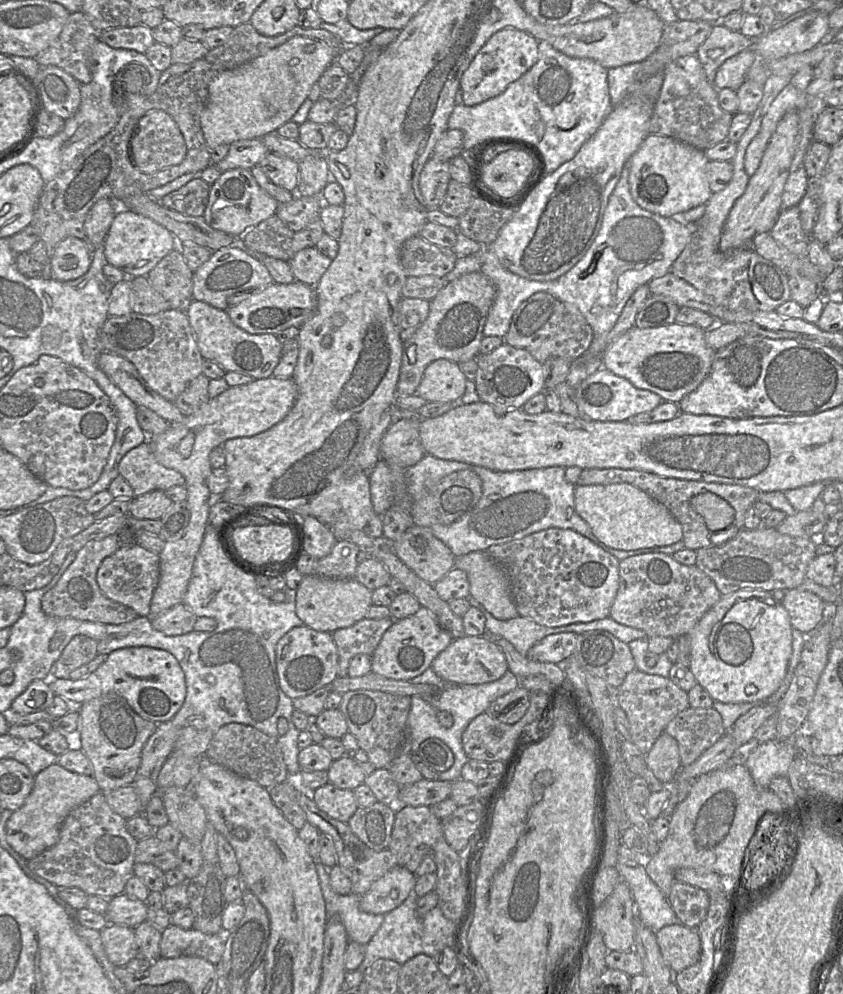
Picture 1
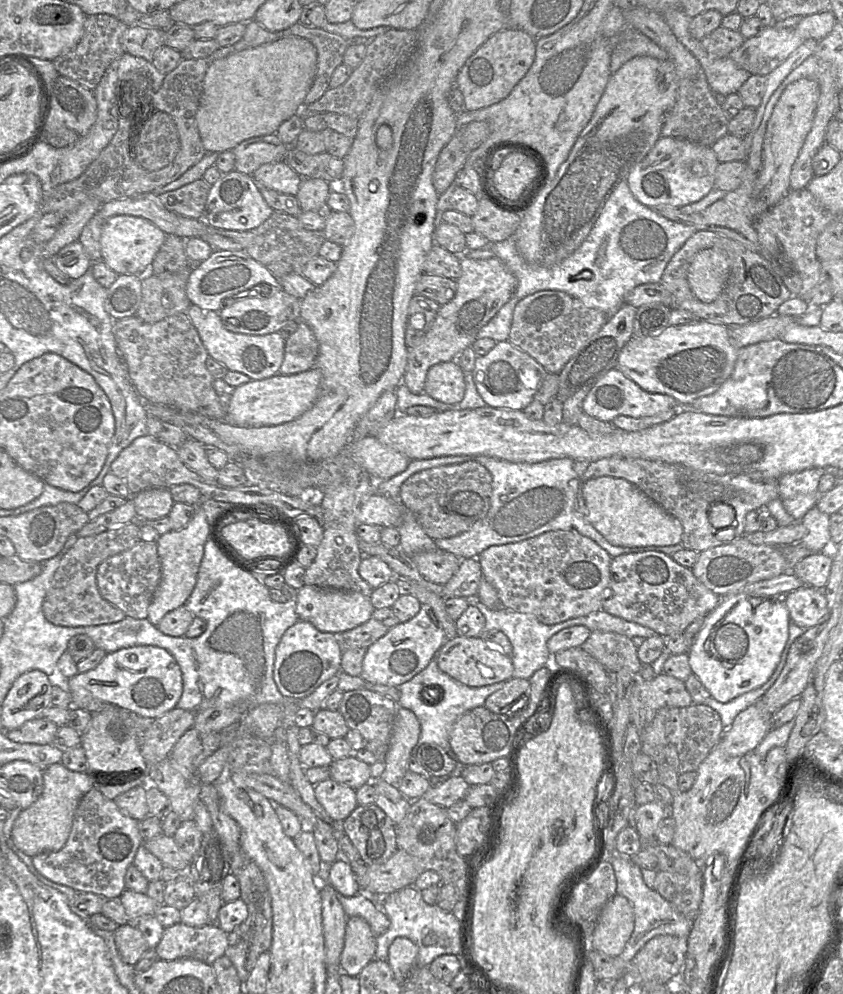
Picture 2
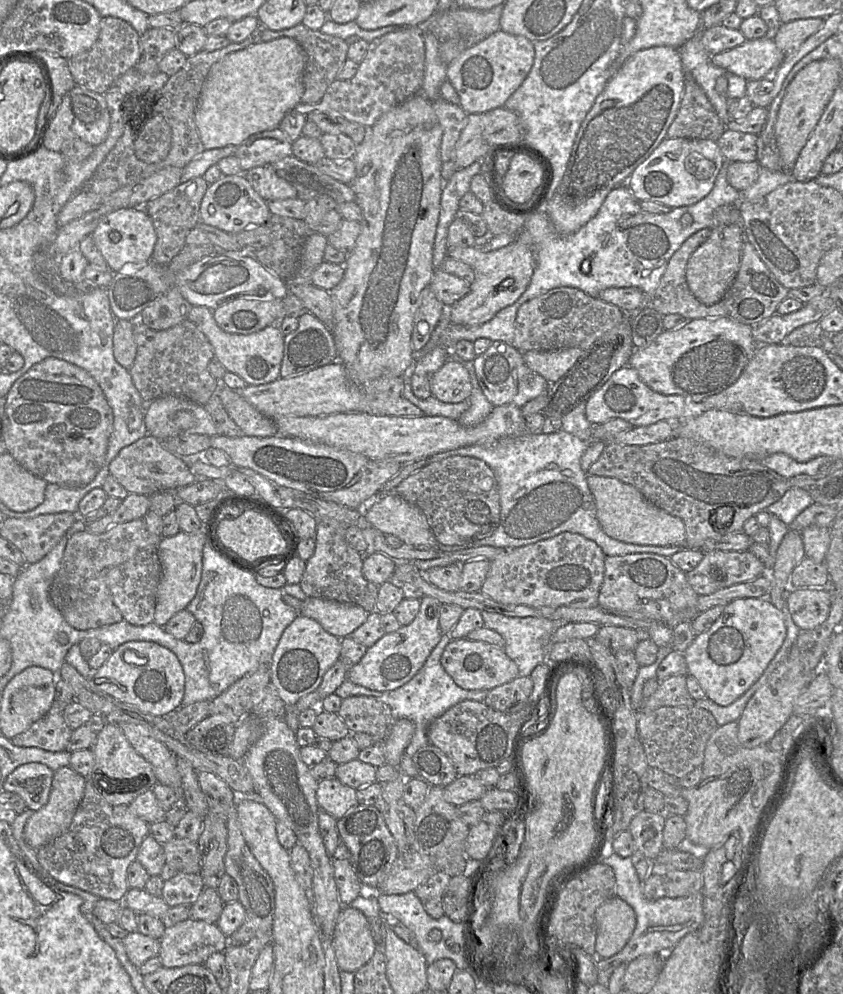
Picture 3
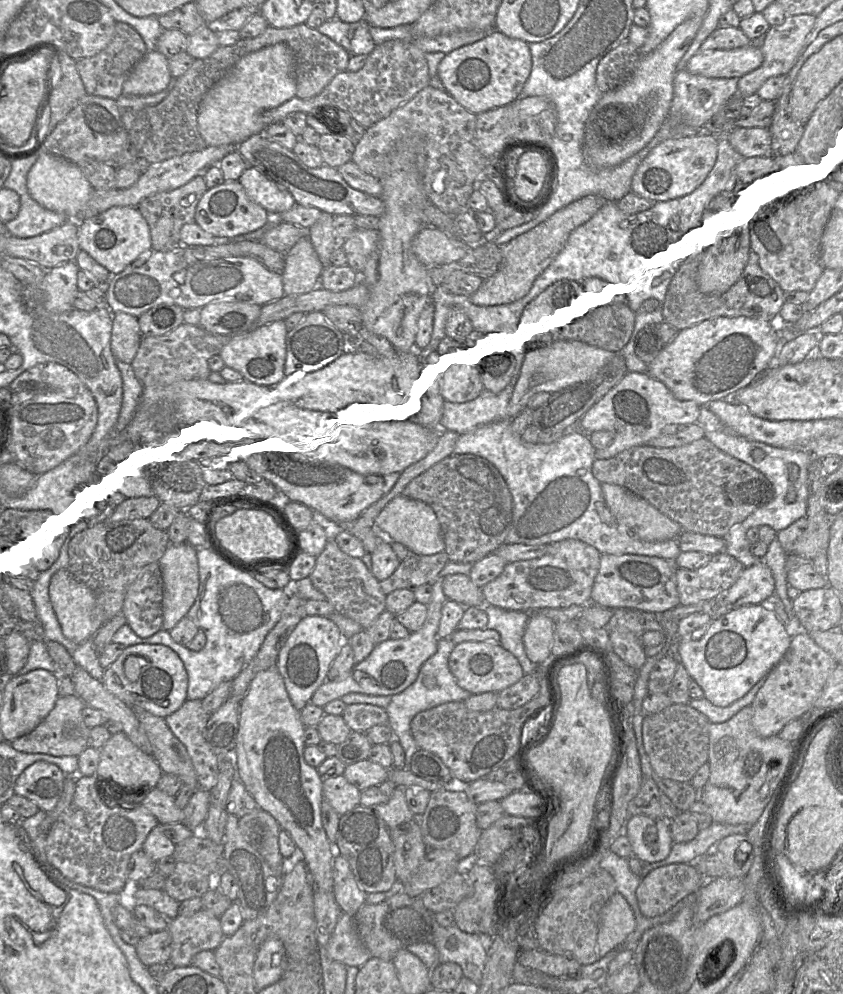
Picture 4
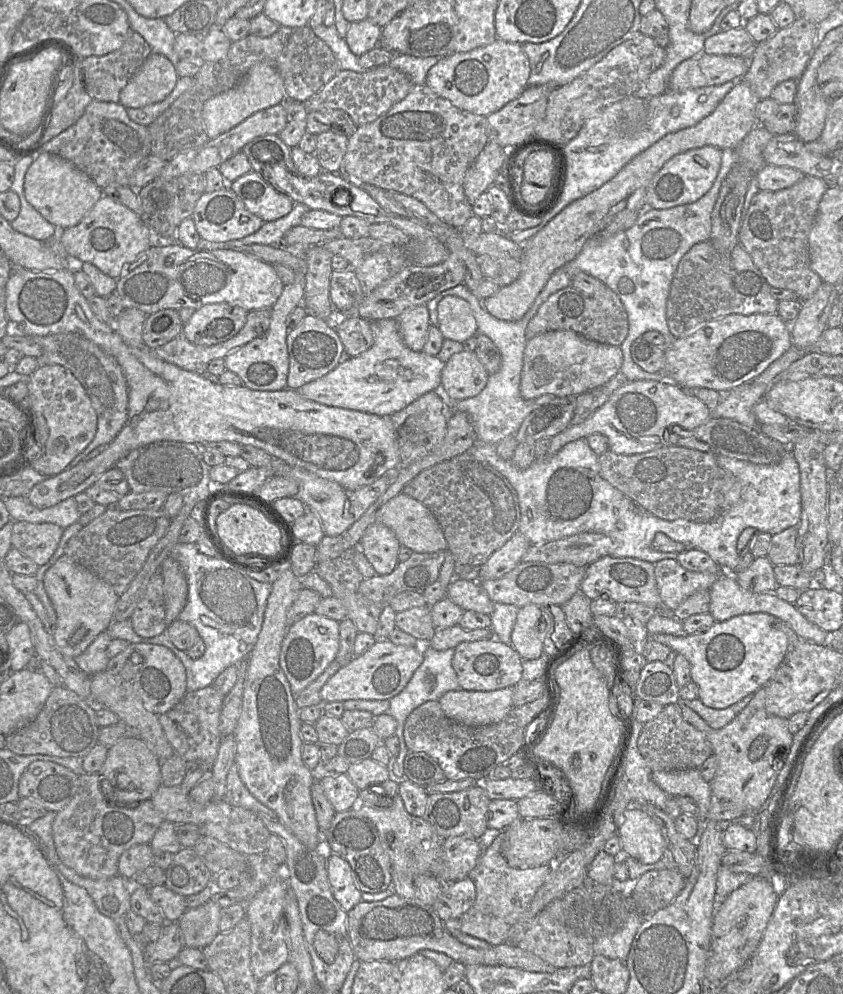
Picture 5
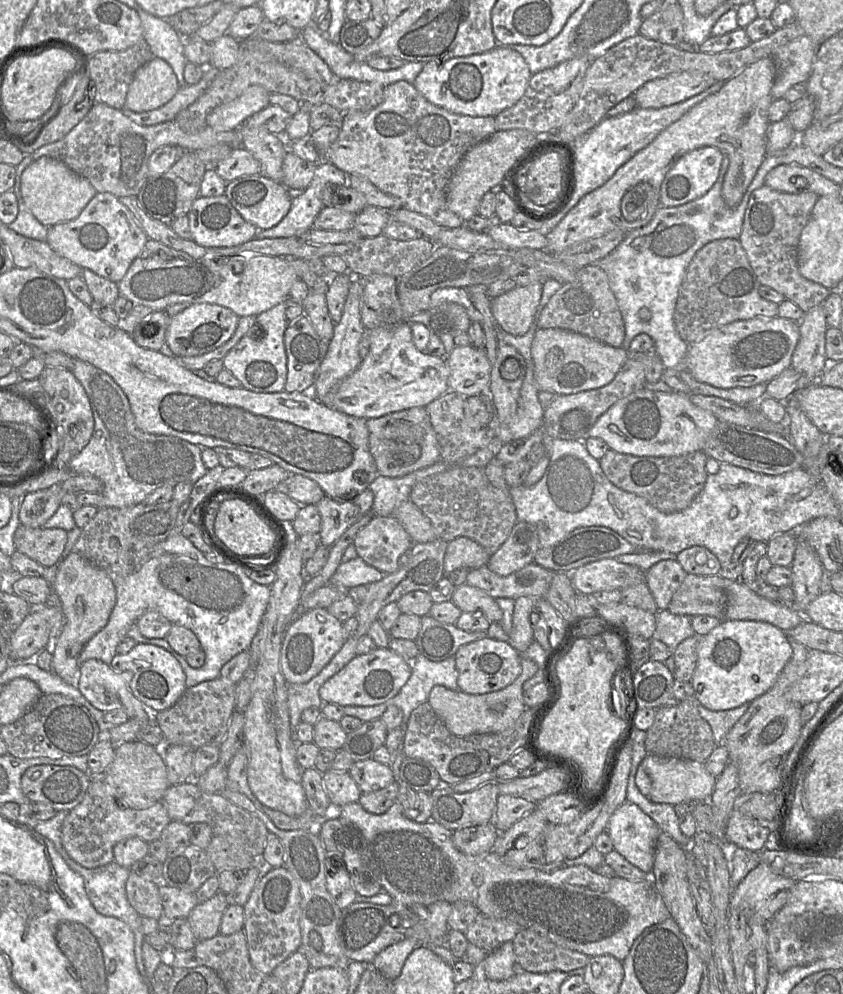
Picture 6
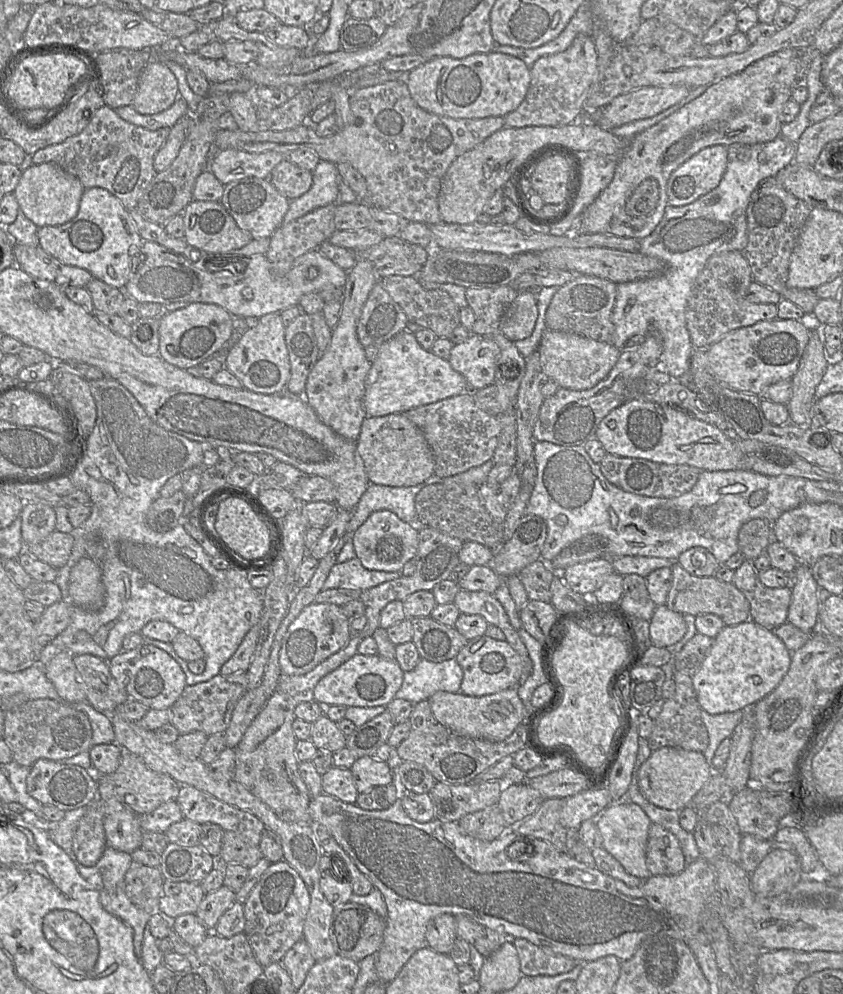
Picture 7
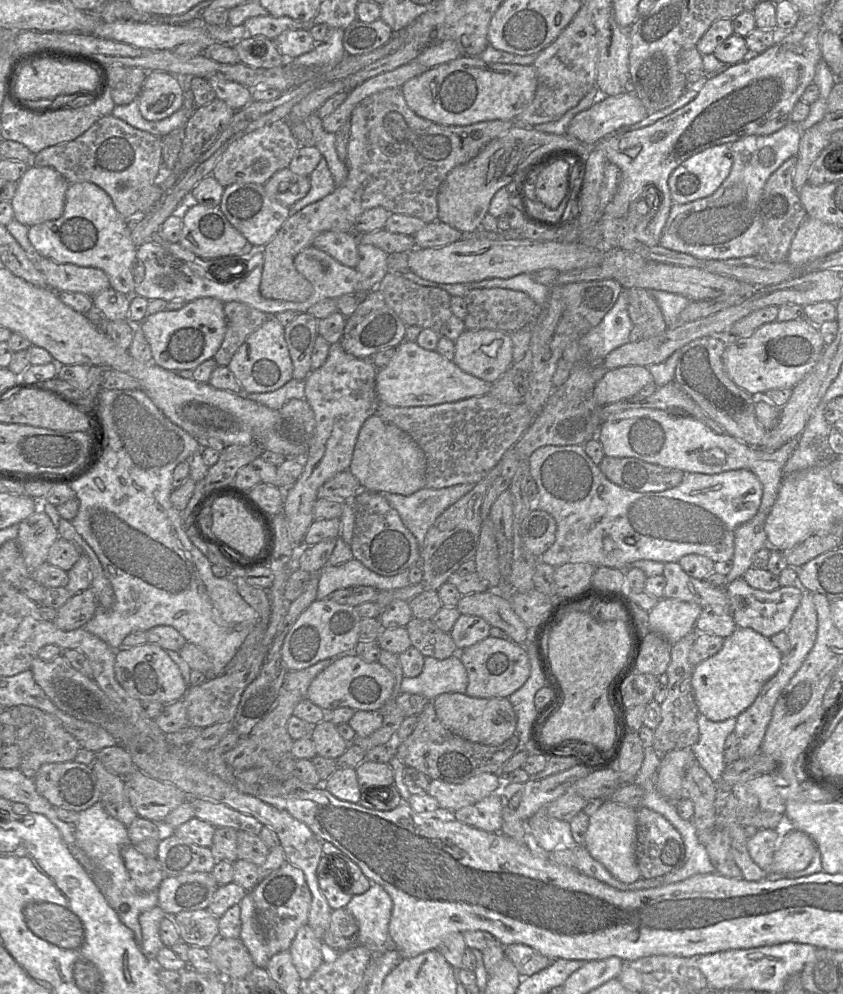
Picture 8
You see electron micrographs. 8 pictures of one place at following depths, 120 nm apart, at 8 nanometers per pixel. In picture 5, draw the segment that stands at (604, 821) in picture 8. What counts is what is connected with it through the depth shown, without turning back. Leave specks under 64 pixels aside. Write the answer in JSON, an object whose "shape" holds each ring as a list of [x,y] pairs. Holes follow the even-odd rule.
{"shape":[[[640,806],[624,812],[617,835],[623,853],[642,864],[655,864],[667,850],[659,826]]]}

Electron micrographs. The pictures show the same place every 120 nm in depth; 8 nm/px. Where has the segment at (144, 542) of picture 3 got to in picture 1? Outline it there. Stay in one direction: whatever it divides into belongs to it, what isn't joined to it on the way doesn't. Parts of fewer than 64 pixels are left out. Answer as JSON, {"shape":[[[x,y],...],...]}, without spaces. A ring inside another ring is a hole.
{"shape":[[[116,534],[100,540],[89,541],[76,554],[75,560],[64,572],[58,583],[42,598],[41,608],[48,616],[78,620],[123,624],[133,621],[138,614],[132,608],[115,602],[104,595],[96,580],[102,561],[120,548]]]}

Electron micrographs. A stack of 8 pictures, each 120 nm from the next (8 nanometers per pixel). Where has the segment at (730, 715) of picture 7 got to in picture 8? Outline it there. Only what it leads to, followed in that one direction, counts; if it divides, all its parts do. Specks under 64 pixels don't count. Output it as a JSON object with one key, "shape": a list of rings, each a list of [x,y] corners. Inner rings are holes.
{"shape":[[[698,714],[699,740],[690,748],[698,764],[707,772],[711,780],[722,785],[722,773],[726,767],[723,757],[724,742],[734,732],[737,718],[713,722]]]}

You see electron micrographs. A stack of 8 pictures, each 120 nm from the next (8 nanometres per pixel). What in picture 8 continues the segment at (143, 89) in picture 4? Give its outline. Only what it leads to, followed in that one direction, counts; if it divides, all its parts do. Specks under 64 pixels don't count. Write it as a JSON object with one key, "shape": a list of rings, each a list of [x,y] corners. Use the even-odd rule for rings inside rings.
{"shape":[[[149,71],[138,95],[139,110],[148,121],[158,121],[179,110],[184,100],[183,80],[163,71]]]}

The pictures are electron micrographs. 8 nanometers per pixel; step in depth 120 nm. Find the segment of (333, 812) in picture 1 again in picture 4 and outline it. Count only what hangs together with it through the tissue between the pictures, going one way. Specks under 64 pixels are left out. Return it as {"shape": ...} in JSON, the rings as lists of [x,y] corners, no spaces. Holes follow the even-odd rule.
{"shape":[[[343,775],[324,778],[322,791],[324,800],[339,815],[343,815],[360,805],[361,791],[349,783]]]}

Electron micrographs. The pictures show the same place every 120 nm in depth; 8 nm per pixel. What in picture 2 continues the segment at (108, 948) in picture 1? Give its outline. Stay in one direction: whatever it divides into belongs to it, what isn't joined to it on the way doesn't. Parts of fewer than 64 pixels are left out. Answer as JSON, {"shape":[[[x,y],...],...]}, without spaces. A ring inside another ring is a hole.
{"shape":[[[134,923],[119,925],[113,933],[120,958],[130,966],[134,966],[150,949],[143,934]]]}

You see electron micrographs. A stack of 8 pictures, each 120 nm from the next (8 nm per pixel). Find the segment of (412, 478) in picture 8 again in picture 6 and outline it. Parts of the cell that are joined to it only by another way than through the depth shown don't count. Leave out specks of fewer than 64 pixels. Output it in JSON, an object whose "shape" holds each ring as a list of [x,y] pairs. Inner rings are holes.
{"shape":[[[413,407],[368,419],[366,425],[369,431],[369,450],[381,476],[402,477],[440,460],[439,444],[425,407]]]}

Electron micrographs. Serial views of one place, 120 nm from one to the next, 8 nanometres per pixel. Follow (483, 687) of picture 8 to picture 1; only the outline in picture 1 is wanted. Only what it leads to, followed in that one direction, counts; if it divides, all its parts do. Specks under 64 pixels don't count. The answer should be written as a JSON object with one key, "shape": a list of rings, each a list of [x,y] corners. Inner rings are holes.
{"shape":[[[463,636],[452,640],[431,664],[435,674],[448,683],[475,685],[489,683],[501,678],[508,670],[504,653],[487,637]]]}

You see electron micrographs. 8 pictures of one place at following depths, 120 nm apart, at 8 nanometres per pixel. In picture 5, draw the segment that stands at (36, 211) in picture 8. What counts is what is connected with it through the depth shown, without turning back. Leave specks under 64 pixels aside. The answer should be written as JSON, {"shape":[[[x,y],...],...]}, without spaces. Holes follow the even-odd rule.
{"shape":[[[48,152],[38,155],[27,169],[23,191],[33,208],[59,230],[77,225],[104,195],[86,173],[71,162]]]}

